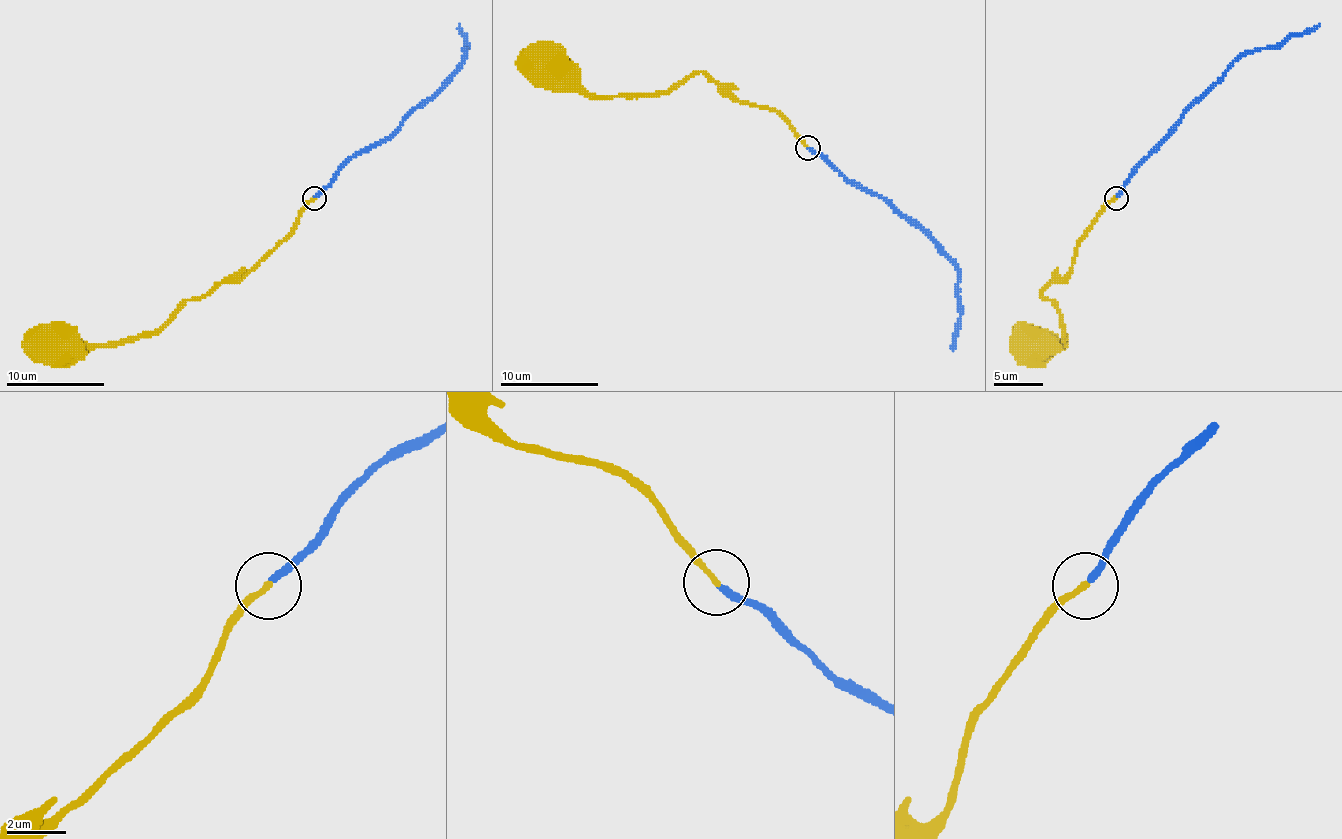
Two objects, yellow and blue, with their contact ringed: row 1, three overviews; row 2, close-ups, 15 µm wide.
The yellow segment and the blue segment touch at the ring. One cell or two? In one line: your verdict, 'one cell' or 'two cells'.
one cell

